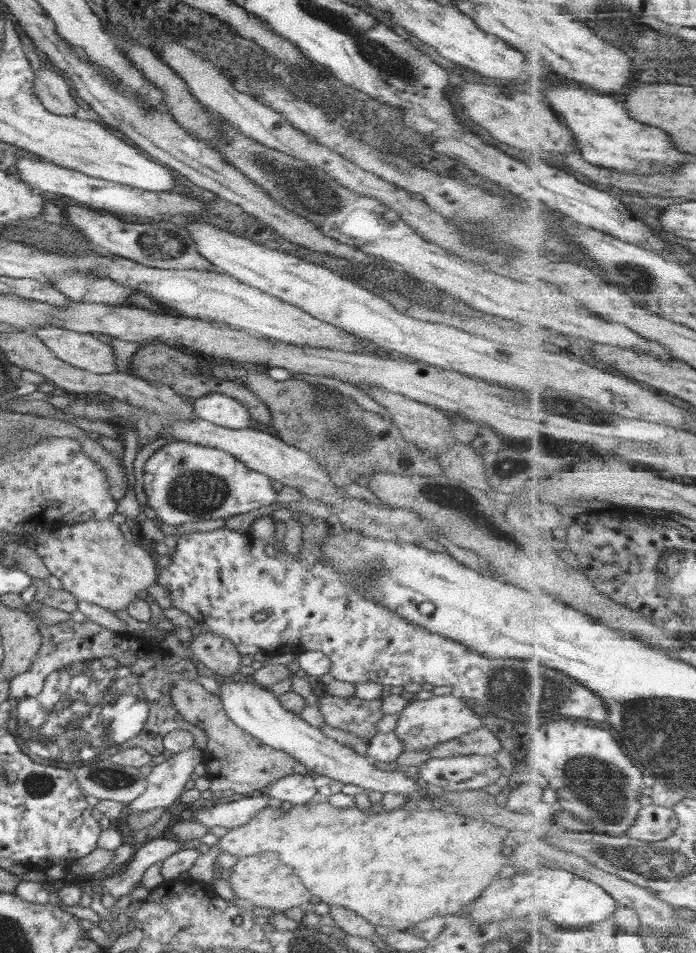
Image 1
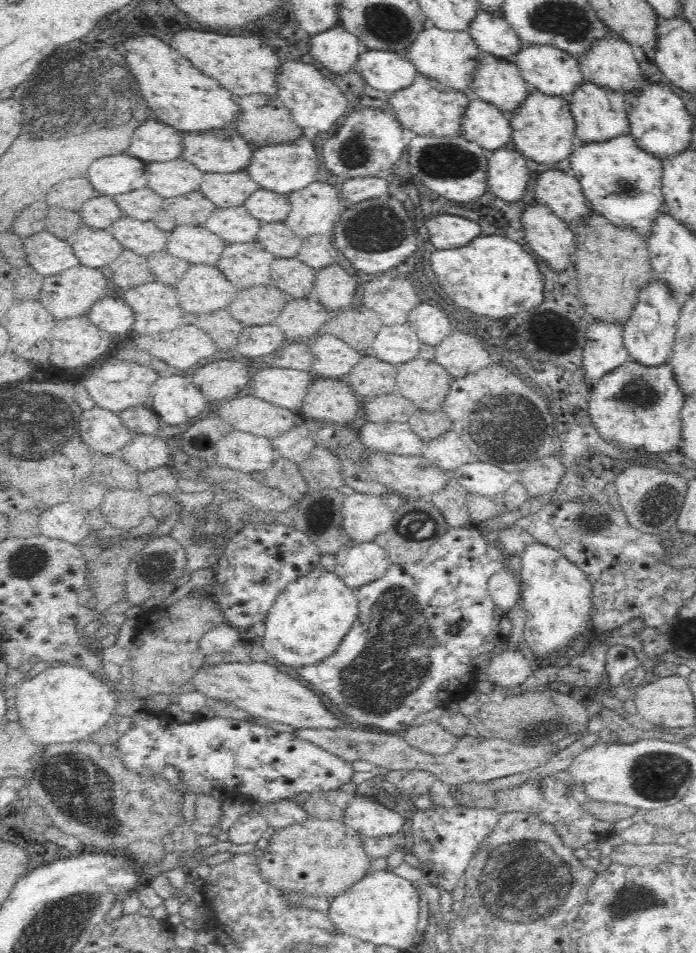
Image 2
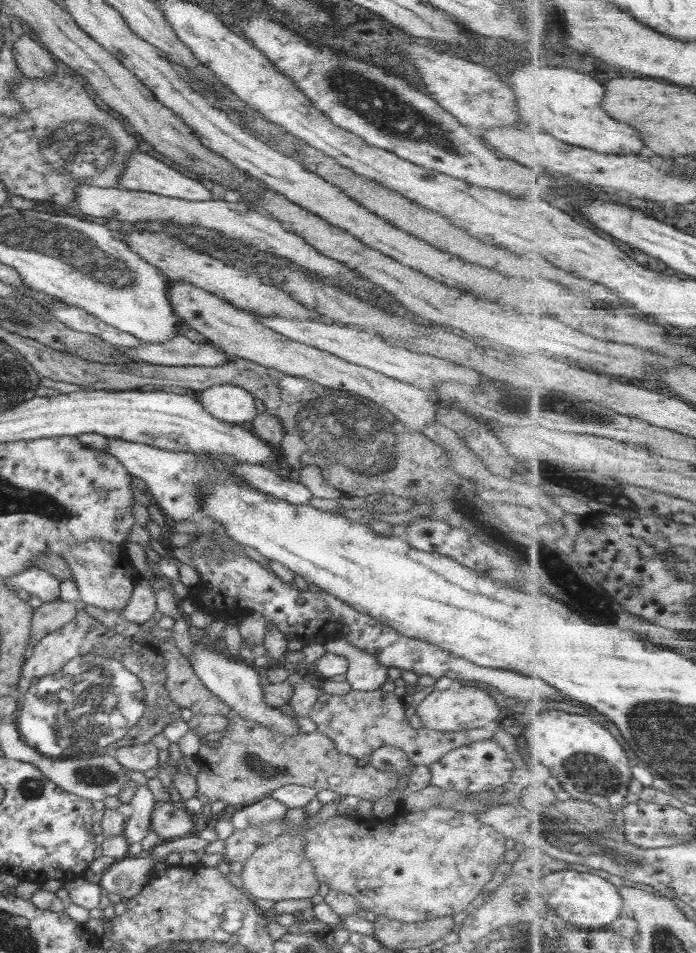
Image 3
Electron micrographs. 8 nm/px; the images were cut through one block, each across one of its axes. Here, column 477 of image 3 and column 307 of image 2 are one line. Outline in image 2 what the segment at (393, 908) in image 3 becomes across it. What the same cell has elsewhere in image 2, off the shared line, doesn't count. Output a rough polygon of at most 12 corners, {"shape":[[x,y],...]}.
{"shape":[[343,820],[276,830],[259,852],[282,894],[336,896],[372,871]]}

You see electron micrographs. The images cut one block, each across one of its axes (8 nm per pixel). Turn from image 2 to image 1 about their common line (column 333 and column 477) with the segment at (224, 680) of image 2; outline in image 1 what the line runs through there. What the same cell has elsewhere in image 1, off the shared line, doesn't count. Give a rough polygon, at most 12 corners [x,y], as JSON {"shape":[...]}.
{"shape":[[454,693],[415,699],[393,732],[429,751],[482,726]]}

